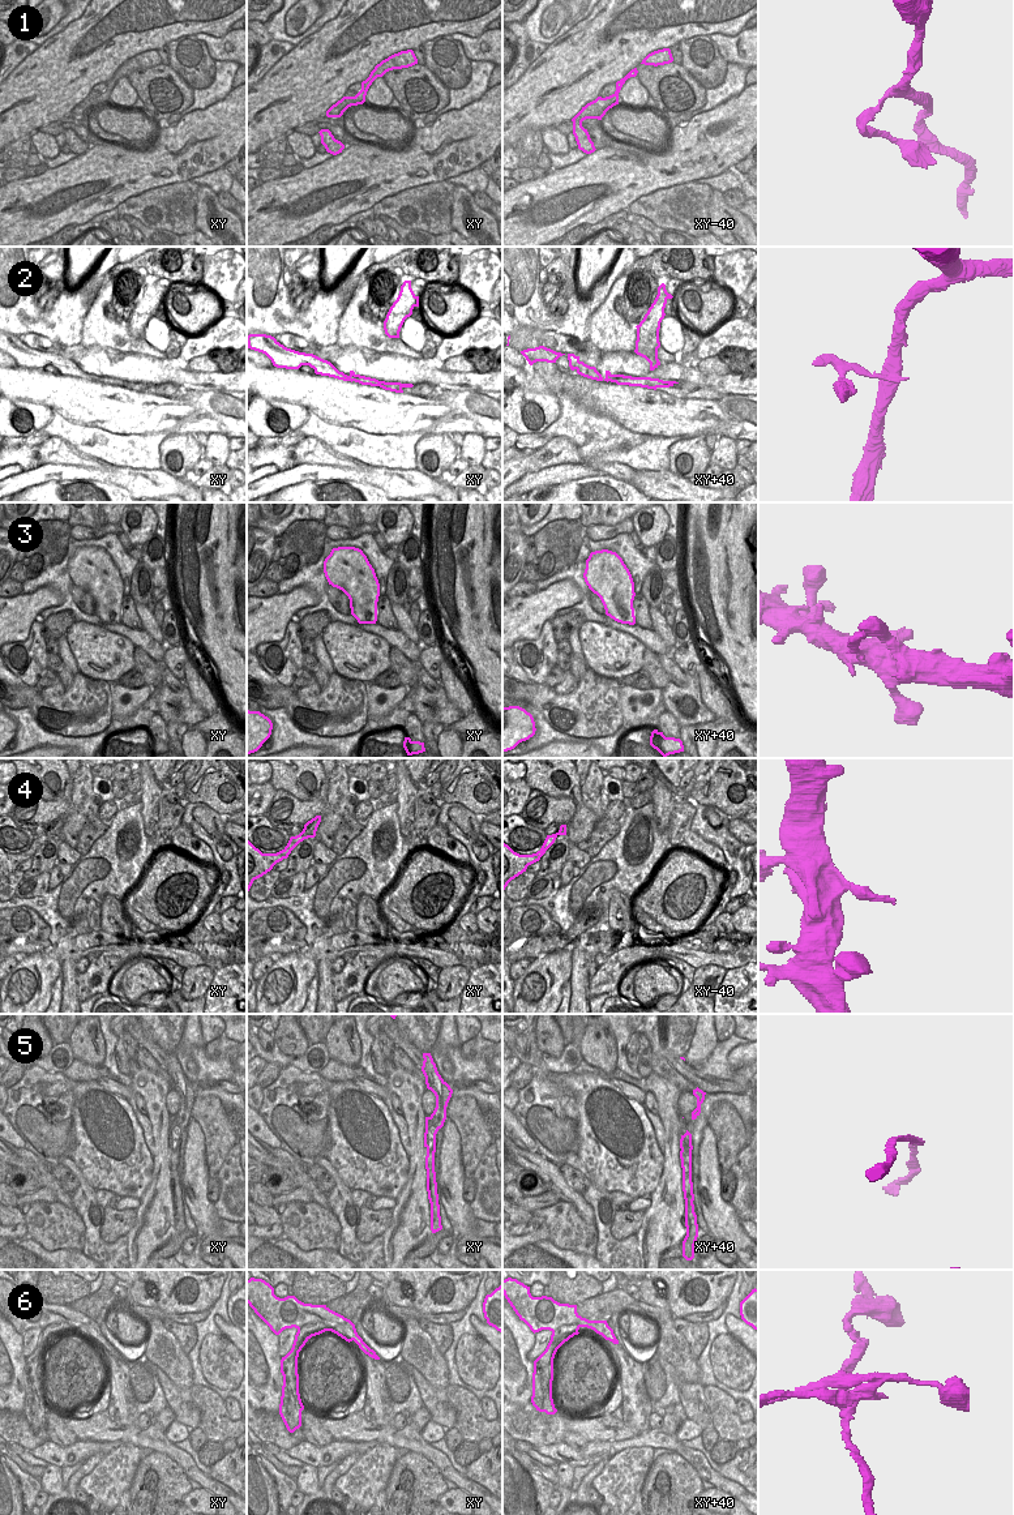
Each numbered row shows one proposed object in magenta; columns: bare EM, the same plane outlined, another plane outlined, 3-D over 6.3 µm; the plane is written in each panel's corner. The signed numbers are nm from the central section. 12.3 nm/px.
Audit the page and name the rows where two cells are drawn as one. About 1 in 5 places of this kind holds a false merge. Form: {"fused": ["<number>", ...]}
{"fused": ["6"]}

